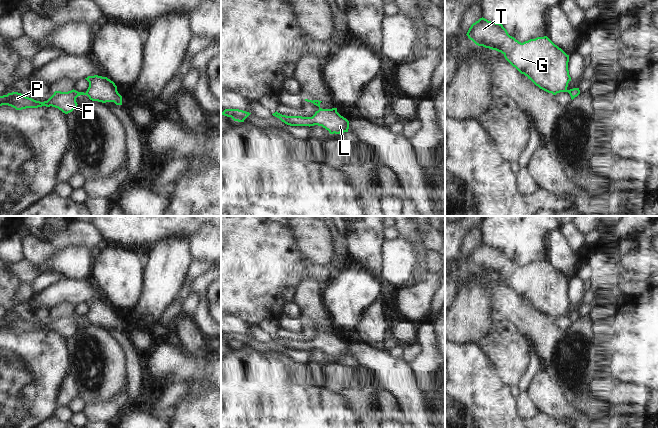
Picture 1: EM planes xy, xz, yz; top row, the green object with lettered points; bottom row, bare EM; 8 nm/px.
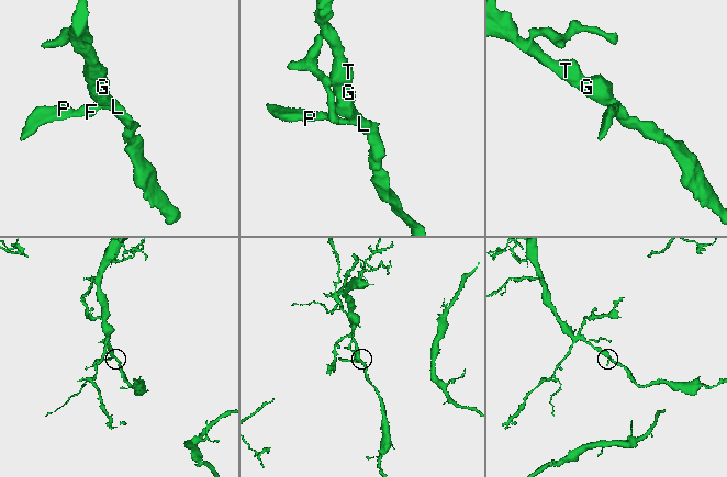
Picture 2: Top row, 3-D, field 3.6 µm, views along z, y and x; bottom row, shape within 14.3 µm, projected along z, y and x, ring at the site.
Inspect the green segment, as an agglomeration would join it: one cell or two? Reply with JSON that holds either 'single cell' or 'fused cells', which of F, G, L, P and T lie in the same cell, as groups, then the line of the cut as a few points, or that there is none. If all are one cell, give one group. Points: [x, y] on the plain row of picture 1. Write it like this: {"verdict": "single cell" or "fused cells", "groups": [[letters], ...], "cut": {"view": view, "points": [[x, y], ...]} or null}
{"verdict": "single cell", "groups": [["F", "G", "L", "P", "T"]], "cut": null}

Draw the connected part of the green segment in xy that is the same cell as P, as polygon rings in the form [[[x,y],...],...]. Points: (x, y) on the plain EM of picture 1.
[[[98,299],[88,300],[85,303],[89,306],[89,311],[85,317],[74,313],[68,316],[55,315],[47,325],[40,326],[21,317],[12,316],[0,320],[0,330],[8,329],[16,334],[52,330],[68,338],[77,331],[76,322],[80,319],[87,319],[92,325],[114,326],[116,329],[122,329],[122,320],[118,317],[117,310],[113,305]]]

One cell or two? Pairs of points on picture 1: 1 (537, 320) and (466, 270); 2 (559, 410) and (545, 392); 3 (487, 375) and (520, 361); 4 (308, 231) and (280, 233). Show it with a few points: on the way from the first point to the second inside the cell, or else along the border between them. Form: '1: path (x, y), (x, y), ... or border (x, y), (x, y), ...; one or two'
1: path (519, 312), (491, 285), (484, 281); one
2: path (556, 406), (546, 396); one
3: border (482, 352), (494, 367), (498, 377), (509, 387); two
4: border (290, 228), (296, 238), (296, 242), (304, 253); two

